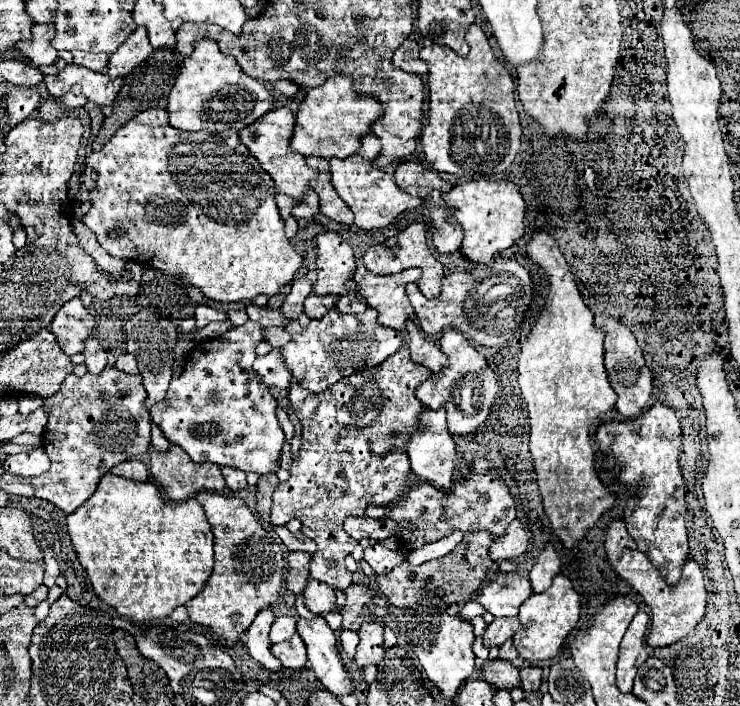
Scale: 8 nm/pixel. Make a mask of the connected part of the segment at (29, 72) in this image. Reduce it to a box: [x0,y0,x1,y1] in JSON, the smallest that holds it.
[4,60,44,86]

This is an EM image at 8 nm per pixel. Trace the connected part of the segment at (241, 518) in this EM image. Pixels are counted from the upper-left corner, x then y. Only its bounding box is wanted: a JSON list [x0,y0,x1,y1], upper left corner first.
[186,492,284,642]

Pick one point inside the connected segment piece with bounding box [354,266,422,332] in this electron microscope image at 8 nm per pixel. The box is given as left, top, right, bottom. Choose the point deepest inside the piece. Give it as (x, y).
(387, 294)

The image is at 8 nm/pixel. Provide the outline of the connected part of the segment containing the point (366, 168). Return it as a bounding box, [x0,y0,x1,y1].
[330,154,422,230]

